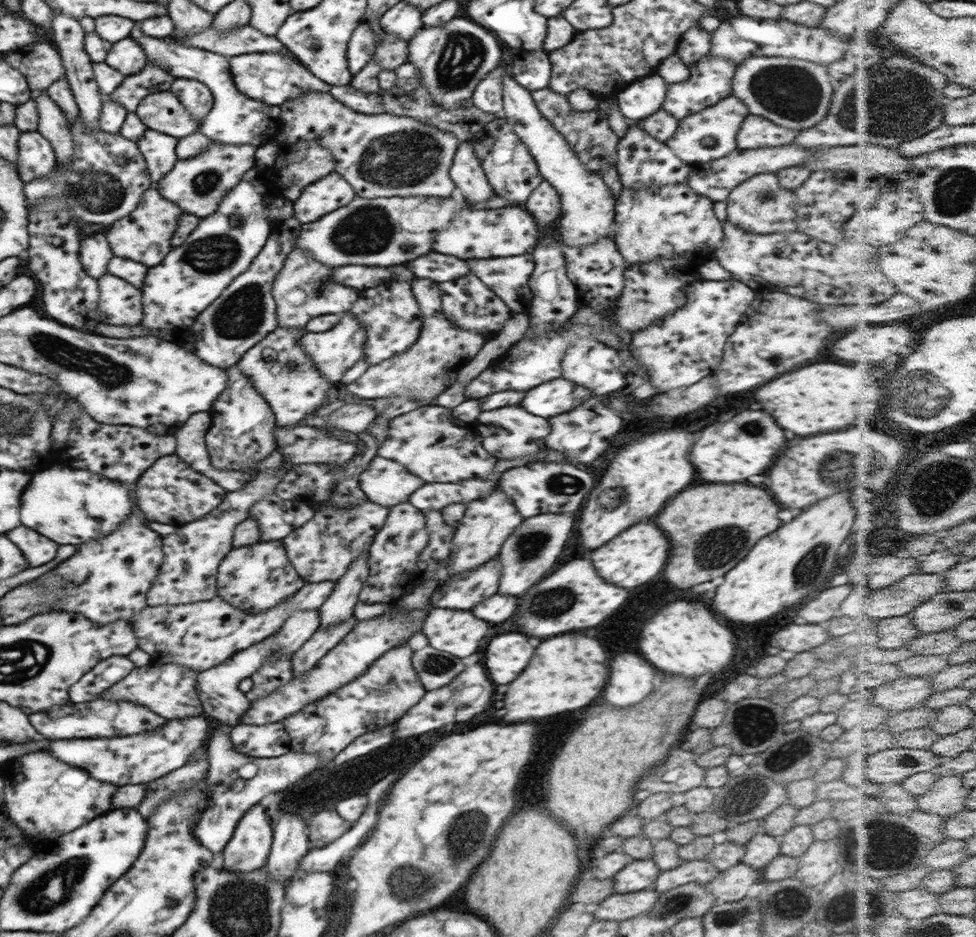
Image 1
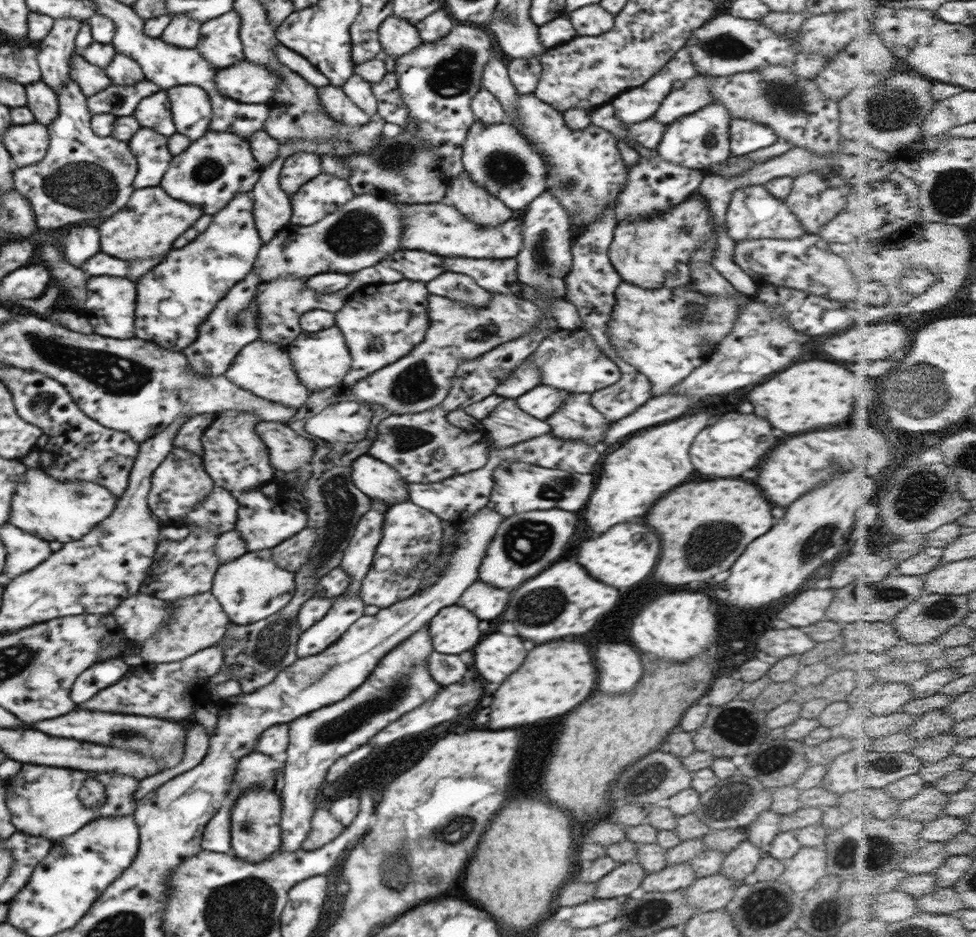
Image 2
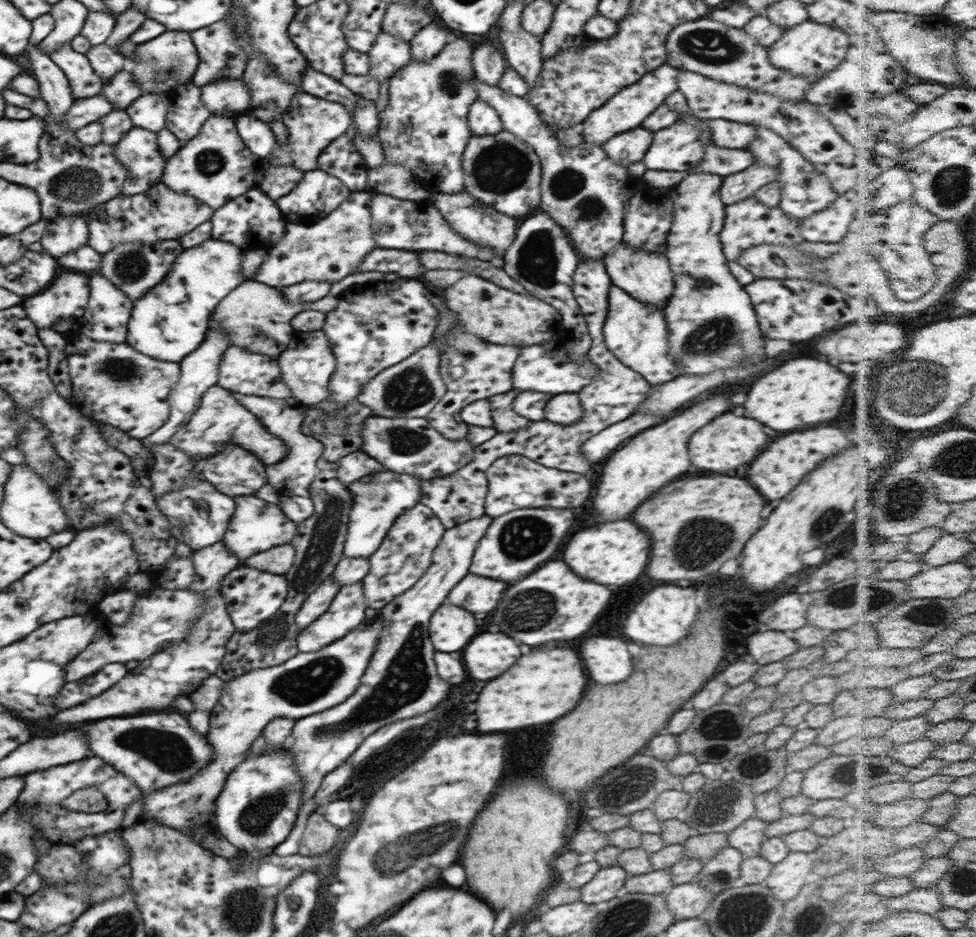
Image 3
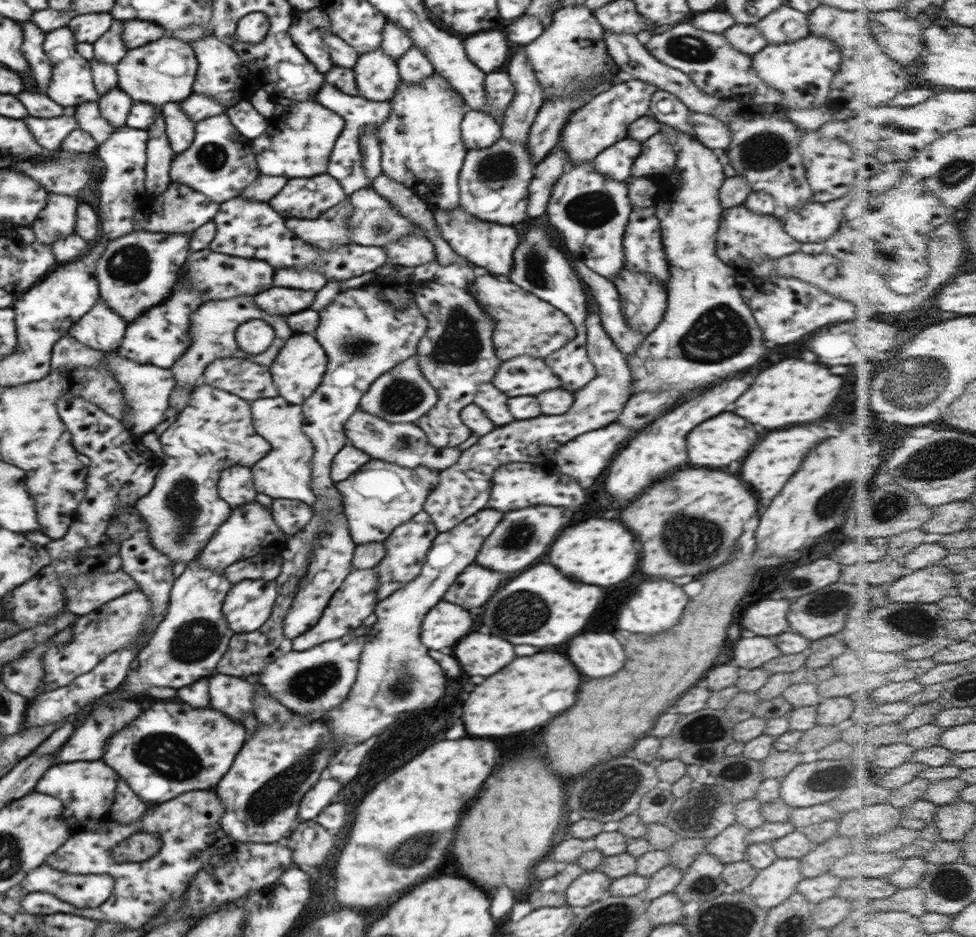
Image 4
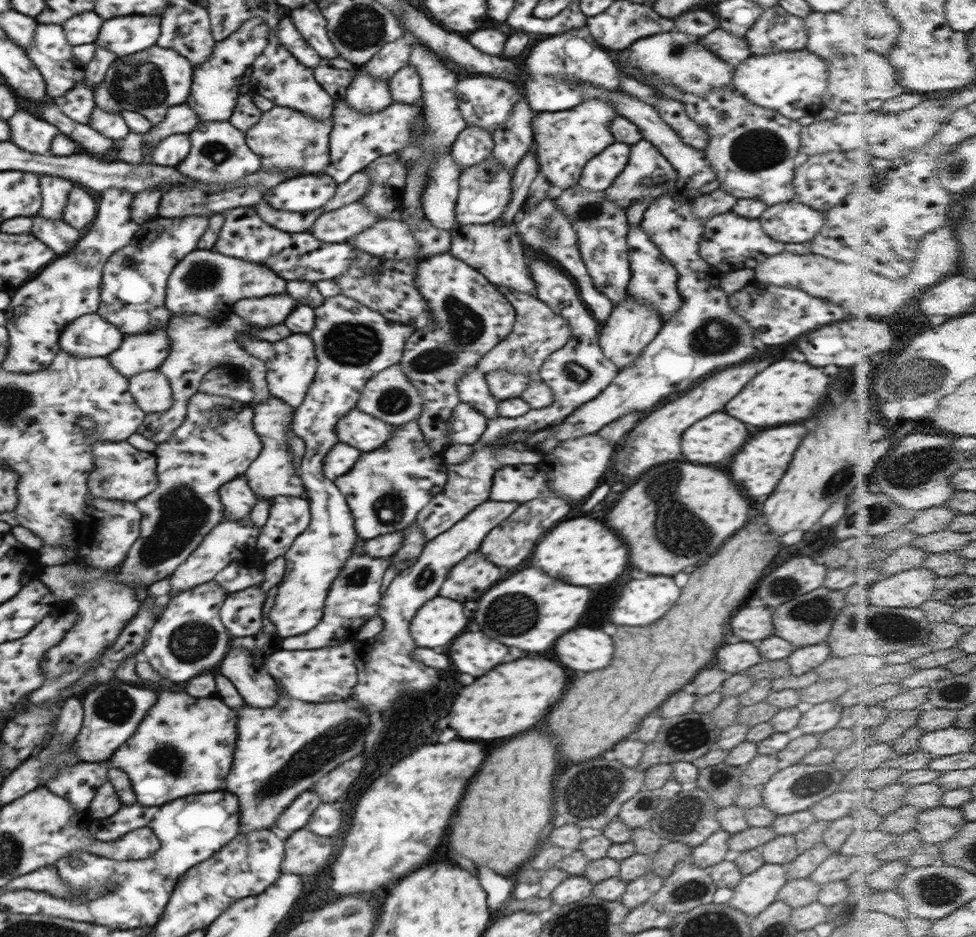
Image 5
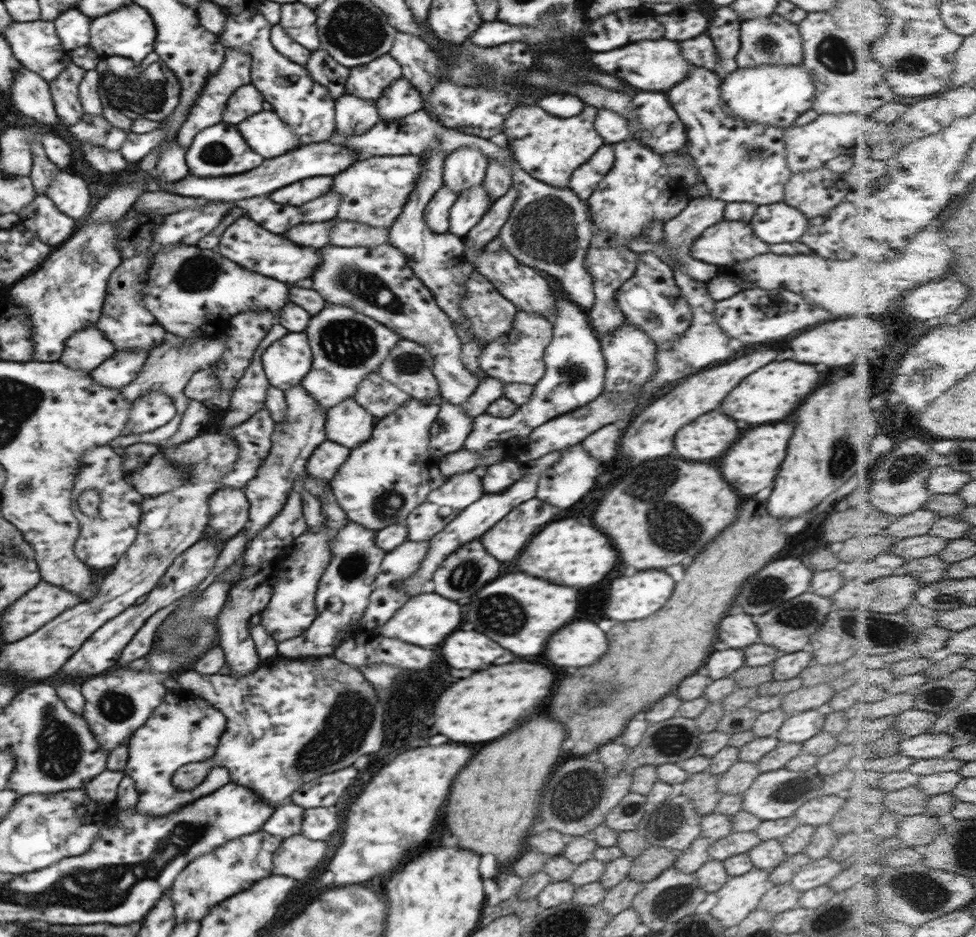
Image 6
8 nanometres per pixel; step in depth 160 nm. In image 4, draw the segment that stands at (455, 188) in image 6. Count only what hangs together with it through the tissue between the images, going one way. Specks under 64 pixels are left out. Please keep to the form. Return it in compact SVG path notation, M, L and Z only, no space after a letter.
M467 110L461 122L463 143L467 150L488 148L501 136L501 123L483 110Z

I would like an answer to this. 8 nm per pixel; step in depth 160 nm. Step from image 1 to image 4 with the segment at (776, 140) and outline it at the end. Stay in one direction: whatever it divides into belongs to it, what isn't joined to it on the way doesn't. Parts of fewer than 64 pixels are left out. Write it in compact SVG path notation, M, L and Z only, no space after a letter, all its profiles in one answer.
M690 111L687 114L687 121L693 130L695 139L706 148L710 148L713 151L726 149L731 143L729 126L712 114L707 115Z

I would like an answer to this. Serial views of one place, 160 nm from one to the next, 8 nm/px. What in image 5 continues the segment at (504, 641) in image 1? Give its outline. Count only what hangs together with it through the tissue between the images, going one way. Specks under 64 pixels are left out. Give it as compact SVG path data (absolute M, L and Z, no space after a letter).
M466 632L452 642L448 656L460 672L484 676L494 666L504 664L508 652L508 646L490 640L484 632Z

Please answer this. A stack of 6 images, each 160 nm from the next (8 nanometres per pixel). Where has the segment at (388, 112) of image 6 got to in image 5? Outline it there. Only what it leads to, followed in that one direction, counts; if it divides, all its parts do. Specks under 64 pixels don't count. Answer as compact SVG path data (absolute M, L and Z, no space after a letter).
M411 64L401 68L388 81L393 103L412 105L420 102L420 79L416 69Z

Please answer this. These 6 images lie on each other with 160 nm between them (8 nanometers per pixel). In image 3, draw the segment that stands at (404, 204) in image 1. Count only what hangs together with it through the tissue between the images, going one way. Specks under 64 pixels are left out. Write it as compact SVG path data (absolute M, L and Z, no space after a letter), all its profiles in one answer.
M352 191L344 203L340 204L333 212L330 212L323 220L310 225L297 223L286 224L285 236L274 245L274 249L267 252L268 257L264 264L260 265L253 279L268 286L282 289L304 281L319 280L320 282L335 283L345 276L358 272L362 259L372 250L376 249L376 243L372 239L373 232L370 226L370 199L372 194L366 191Z

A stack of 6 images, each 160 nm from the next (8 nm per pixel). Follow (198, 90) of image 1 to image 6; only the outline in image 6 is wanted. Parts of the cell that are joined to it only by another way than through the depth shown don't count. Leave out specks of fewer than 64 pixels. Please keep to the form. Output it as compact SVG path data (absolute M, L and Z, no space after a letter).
M173 140L159 156L155 174L160 176L160 183L176 183L186 179L189 168L185 159L187 149Z

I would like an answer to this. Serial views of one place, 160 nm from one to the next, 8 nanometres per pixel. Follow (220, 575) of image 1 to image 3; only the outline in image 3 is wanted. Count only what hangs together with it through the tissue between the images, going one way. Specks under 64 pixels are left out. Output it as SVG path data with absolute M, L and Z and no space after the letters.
M240 564L221 580L220 590L235 630L247 633L256 628L262 620L270 618L282 606L288 594L288 583L284 574L262 572Z

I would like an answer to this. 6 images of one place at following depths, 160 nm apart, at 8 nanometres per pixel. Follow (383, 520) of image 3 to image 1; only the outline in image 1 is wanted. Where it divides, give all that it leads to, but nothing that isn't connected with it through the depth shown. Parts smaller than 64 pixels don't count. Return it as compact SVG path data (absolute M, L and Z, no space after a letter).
M367 554L360 555L350 562L345 575L334 585L332 594L318 610L321 618L320 629L327 629L340 621L354 616L355 604L369 575Z

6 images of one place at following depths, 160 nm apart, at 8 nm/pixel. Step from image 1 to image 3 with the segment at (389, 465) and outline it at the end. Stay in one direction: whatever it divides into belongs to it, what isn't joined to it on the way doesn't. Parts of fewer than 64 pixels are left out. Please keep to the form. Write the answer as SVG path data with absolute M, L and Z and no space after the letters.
M362 450L351 453L344 458L340 458L337 464L337 479L347 486L350 483L360 482L368 475L374 475L386 469Z

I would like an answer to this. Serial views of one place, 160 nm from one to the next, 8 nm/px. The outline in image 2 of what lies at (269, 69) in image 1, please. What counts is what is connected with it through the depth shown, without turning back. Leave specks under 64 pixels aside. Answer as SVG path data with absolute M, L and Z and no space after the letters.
M246 59L220 69L215 85L222 96L246 104L267 103L277 89L277 72Z

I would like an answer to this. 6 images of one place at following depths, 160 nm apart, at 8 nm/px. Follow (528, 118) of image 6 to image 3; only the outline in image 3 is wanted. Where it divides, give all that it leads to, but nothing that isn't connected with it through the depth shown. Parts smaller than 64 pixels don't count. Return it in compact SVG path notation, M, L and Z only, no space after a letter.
M666 62L652 72L647 72L638 82L624 87L624 90L617 92L600 108L592 111L581 123L557 131L555 136L558 137L559 144L565 148L574 148L583 141L603 145L617 134L642 126L644 120L663 104L667 96L677 90L678 73L678 68Z

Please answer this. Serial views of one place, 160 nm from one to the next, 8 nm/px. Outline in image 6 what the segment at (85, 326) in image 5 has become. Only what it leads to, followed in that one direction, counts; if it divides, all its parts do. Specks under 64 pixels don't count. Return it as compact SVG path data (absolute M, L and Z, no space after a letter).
M92 326L72 333L72 336L65 340L64 350L57 361L91 371L108 361L116 351L112 341L108 340L100 329Z

